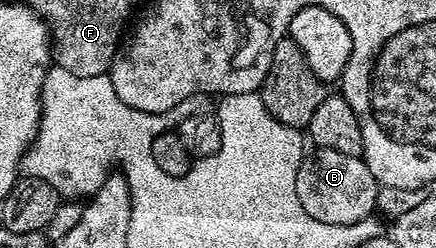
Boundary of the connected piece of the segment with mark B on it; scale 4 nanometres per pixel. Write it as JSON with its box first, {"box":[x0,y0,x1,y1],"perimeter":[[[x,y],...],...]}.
{"box":[296,148,378,225],"perimeter":[[[322,148],[312,152],[301,161],[296,180],[298,203],[302,203],[306,215],[327,225],[349,225],[372,217],[378,182],[370,175],[363,156],[342,155],[342,151]]]}

